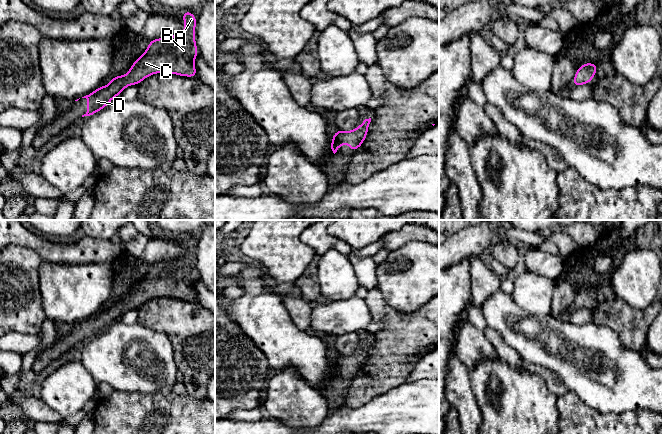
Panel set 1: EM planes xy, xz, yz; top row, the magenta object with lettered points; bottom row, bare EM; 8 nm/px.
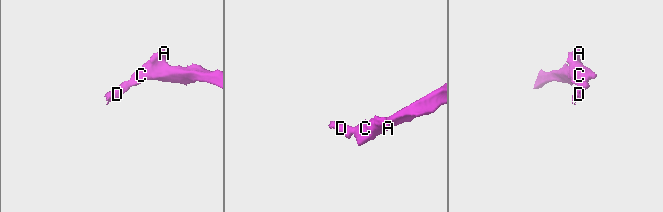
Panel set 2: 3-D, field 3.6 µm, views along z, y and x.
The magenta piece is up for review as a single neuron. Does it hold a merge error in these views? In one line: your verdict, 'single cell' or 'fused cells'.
single cell

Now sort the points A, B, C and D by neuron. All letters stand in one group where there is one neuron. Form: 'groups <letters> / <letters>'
groups A B C D

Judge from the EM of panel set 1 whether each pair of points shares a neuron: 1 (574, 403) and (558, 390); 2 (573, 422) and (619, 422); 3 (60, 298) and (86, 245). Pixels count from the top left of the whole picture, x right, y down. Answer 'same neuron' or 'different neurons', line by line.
1: different neurons
2: same neuron
3: different neurons

